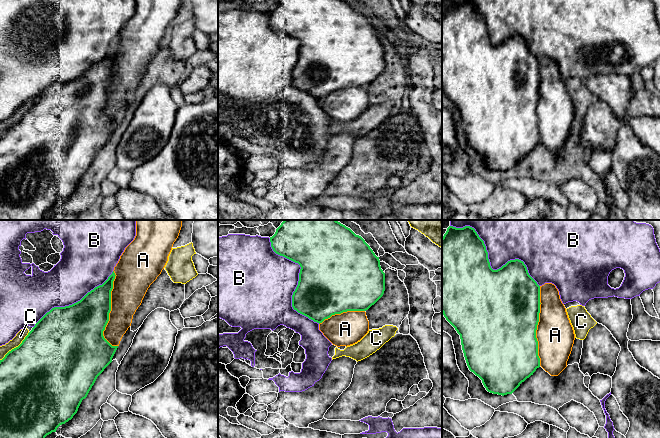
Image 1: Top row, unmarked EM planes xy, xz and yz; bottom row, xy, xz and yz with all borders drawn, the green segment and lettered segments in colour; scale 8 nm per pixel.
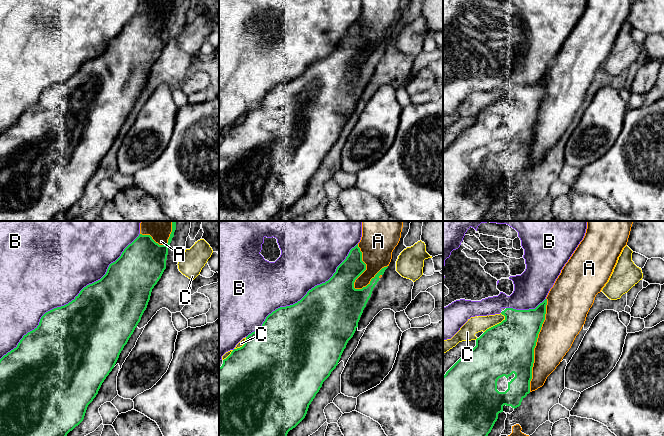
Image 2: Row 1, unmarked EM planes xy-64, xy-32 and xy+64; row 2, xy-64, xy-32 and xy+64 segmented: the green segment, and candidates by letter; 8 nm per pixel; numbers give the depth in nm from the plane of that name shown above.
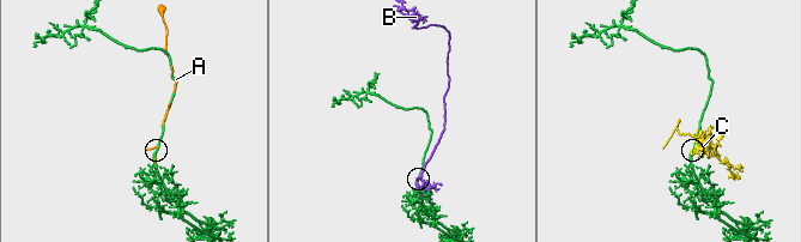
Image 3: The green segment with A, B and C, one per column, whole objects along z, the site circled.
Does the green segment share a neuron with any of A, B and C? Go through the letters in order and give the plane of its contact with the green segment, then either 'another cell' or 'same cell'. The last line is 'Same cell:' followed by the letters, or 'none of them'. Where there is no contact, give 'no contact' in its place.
A: xy | same cell
B: yz | another cell
C: xy | another cell
Same cell: A

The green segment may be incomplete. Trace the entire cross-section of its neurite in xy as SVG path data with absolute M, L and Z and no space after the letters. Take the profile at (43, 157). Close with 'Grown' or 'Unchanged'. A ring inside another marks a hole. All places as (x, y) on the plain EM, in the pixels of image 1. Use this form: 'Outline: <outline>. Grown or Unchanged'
Outline: M114 47L102 60L88 68L80 77L65 83L54 83L47 88L32 104L22 119L9 127L0 136L0 220L43 220L45 213L57 204L68 198L77 189L83 175L85 175L94 161L97 153L112 138L118 122L112 122L103 112L103 107L109 97L111 87L111 67L115 55Z. Unchanged

